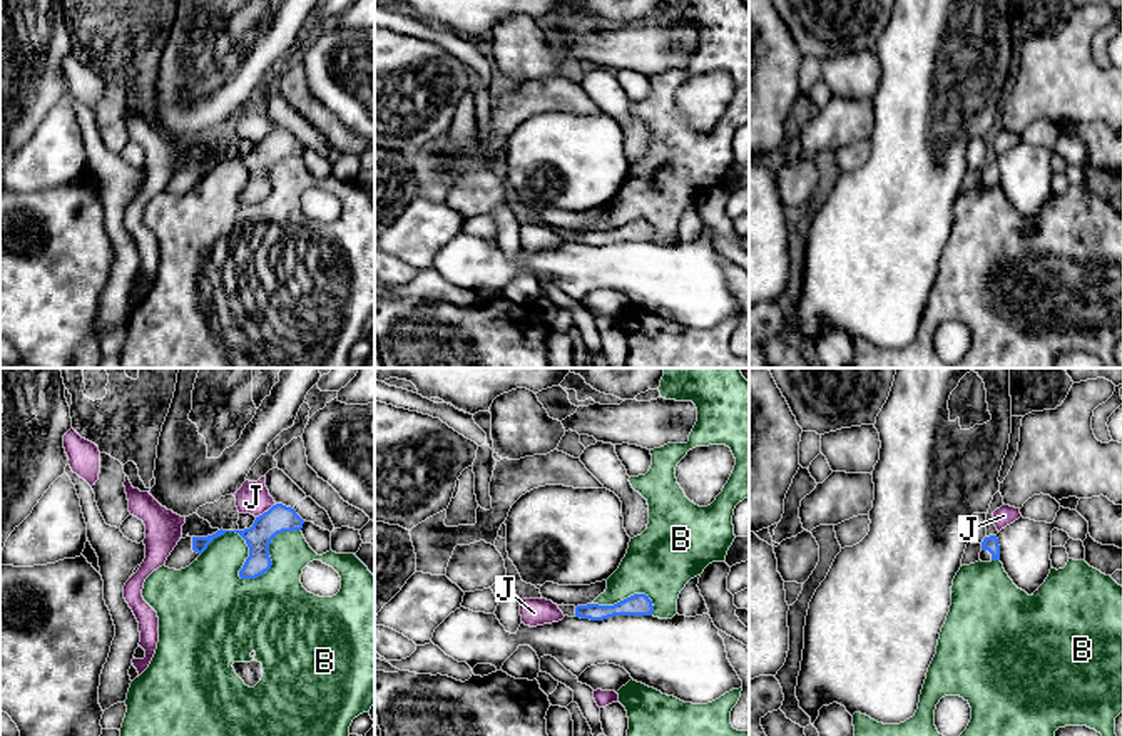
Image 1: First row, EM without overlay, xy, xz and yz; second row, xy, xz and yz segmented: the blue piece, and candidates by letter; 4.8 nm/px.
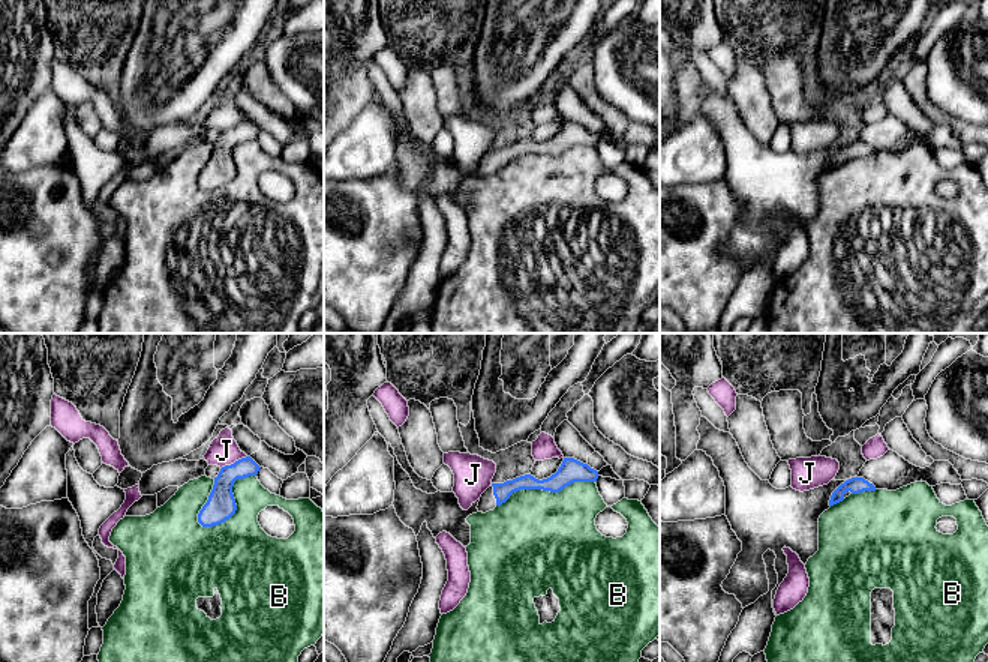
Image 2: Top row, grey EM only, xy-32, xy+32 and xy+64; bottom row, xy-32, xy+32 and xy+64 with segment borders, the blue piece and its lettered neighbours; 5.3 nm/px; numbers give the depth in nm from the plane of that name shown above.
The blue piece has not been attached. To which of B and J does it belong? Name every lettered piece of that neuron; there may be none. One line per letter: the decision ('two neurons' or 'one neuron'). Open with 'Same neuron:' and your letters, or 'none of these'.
Same neuron: none of these
B: two neurons
J: two neurons

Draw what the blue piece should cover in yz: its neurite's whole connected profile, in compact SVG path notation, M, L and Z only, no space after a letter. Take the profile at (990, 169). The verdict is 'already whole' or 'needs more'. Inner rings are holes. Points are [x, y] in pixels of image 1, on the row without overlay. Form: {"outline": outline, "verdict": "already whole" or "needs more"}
{"outline": "M997 161L985 162L980 177L982 187L1000 186L1000 171Z", "verdict": "needs more"}

